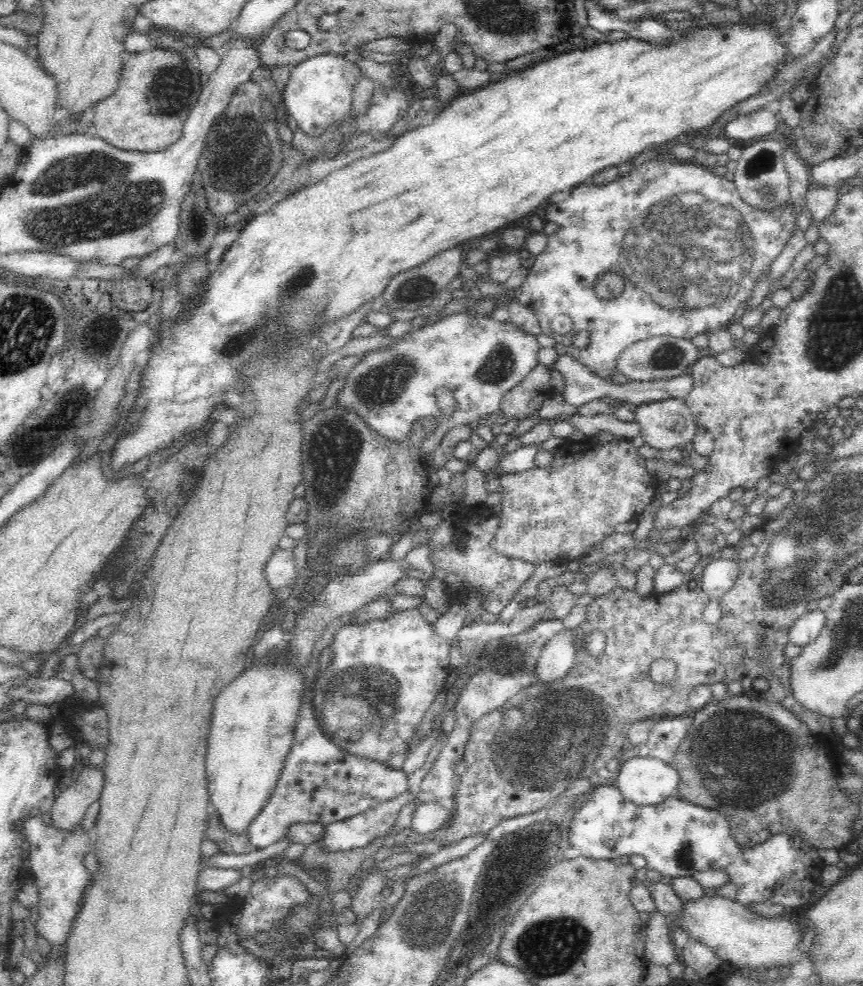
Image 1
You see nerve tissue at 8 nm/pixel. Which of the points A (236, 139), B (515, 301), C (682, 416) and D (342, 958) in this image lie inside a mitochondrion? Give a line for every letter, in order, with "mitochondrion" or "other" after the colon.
A: mitochondrion
B: other
C: other
D: other

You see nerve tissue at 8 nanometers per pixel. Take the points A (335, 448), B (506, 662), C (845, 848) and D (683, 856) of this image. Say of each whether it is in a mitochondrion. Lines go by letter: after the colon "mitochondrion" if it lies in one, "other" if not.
A: mitochondrion
B: mitochondrion
C: other
D: mitochondrion

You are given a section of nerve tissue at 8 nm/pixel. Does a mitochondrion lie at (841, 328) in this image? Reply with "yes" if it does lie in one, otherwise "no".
yes

